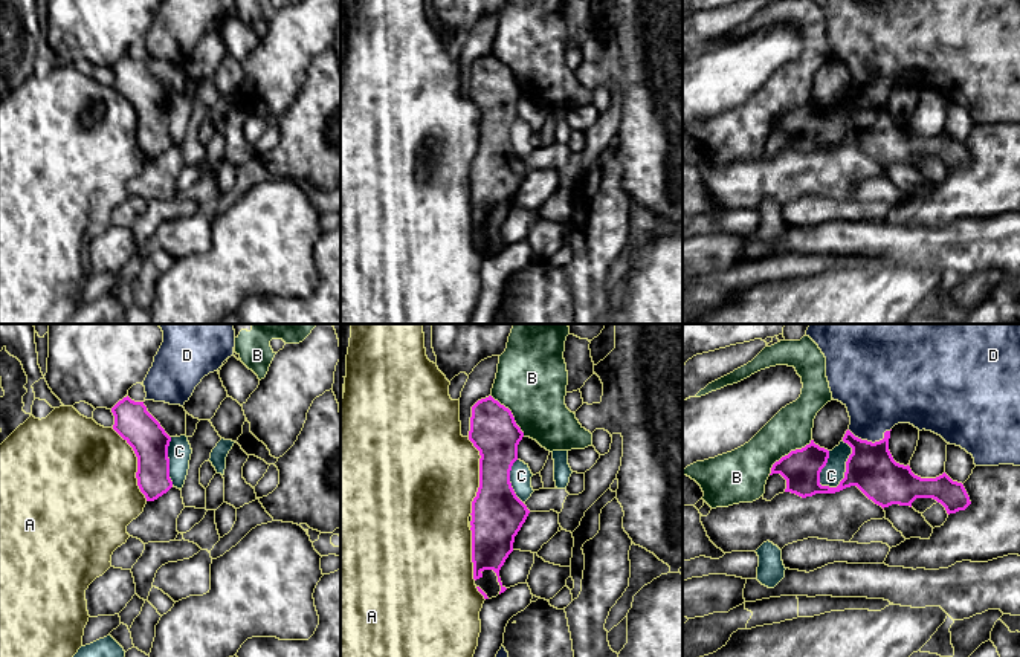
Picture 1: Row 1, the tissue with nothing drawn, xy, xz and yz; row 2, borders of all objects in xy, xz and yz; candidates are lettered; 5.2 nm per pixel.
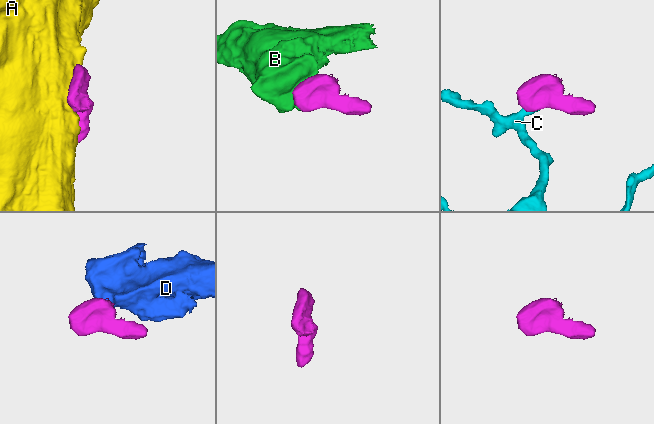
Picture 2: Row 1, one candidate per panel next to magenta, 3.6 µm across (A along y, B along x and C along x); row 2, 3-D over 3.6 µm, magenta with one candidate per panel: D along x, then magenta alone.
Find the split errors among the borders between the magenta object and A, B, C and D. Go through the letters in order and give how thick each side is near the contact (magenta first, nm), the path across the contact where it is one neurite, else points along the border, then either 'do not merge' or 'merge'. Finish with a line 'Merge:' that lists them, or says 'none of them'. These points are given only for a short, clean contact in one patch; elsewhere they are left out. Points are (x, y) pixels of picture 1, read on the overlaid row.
A: 280/500 nm | do not merge
B: 200/240 nm | do not merge
C: 260/120 nm | do not merge
D: 260/360 nm | across yz (871, 466), (871, 442), (871, 420), (878, 396) | merge
Merge: D

